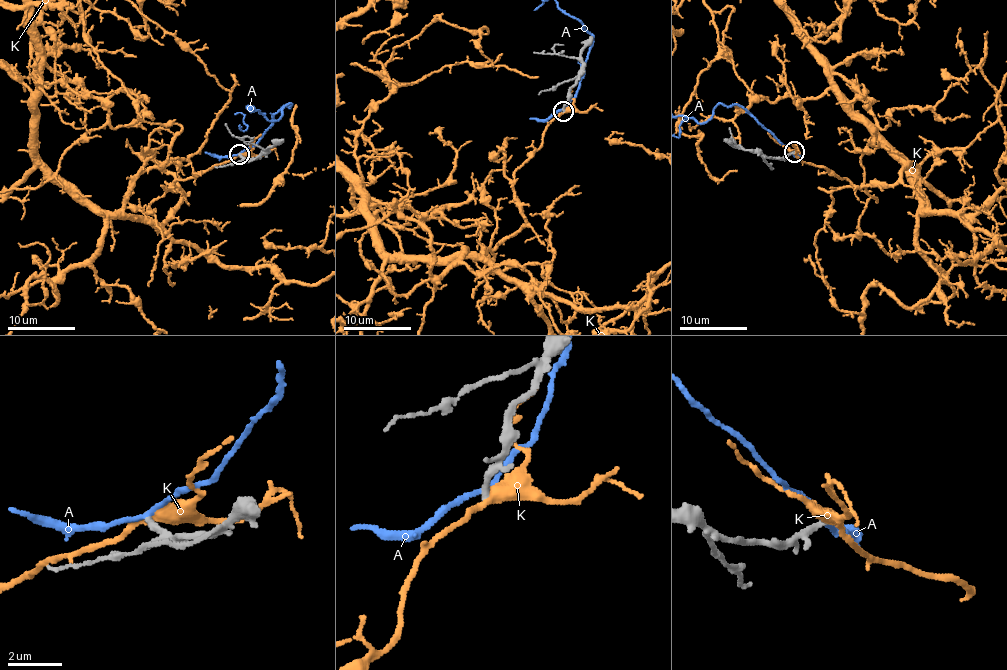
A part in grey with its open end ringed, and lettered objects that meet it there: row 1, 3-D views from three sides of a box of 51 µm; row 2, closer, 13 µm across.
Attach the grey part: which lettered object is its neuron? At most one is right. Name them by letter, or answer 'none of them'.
none of them

